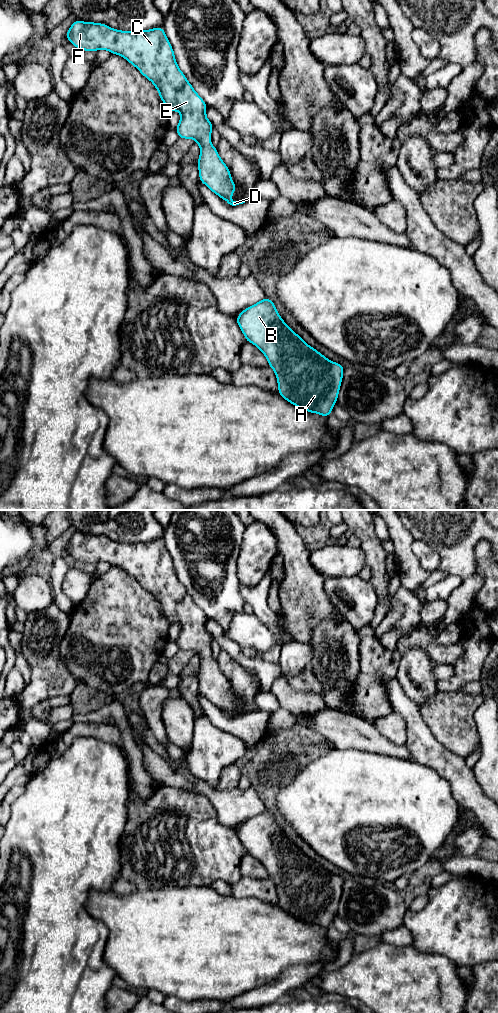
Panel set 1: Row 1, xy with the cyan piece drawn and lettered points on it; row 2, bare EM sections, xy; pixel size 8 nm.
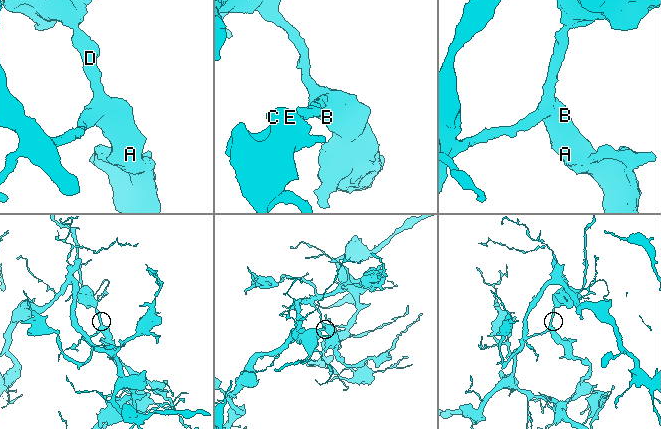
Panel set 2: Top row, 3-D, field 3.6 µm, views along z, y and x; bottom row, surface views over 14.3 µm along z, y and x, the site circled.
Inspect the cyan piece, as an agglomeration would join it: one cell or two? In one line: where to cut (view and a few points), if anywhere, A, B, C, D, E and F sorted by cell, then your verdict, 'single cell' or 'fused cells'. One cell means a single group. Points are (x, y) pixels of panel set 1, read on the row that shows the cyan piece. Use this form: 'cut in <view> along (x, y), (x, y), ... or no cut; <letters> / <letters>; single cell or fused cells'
no cut; A B C D E F; single cell

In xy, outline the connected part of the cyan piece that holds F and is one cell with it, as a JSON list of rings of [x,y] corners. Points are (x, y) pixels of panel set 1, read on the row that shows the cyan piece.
[[[76,20],[68,29],[66,39],[80,50],[108,50],[135,66],[154,84],[170,113],[181,113],[175,129],[180,140],[190,138],[199,144],[198,180],[232,206],[245,203],[229,198],[236,186],[227,165],[216,147],[211,145],[214,125],[206,117],[208,106],[179,69],[163,26],[143,31],[121,31],[102,23]]]

